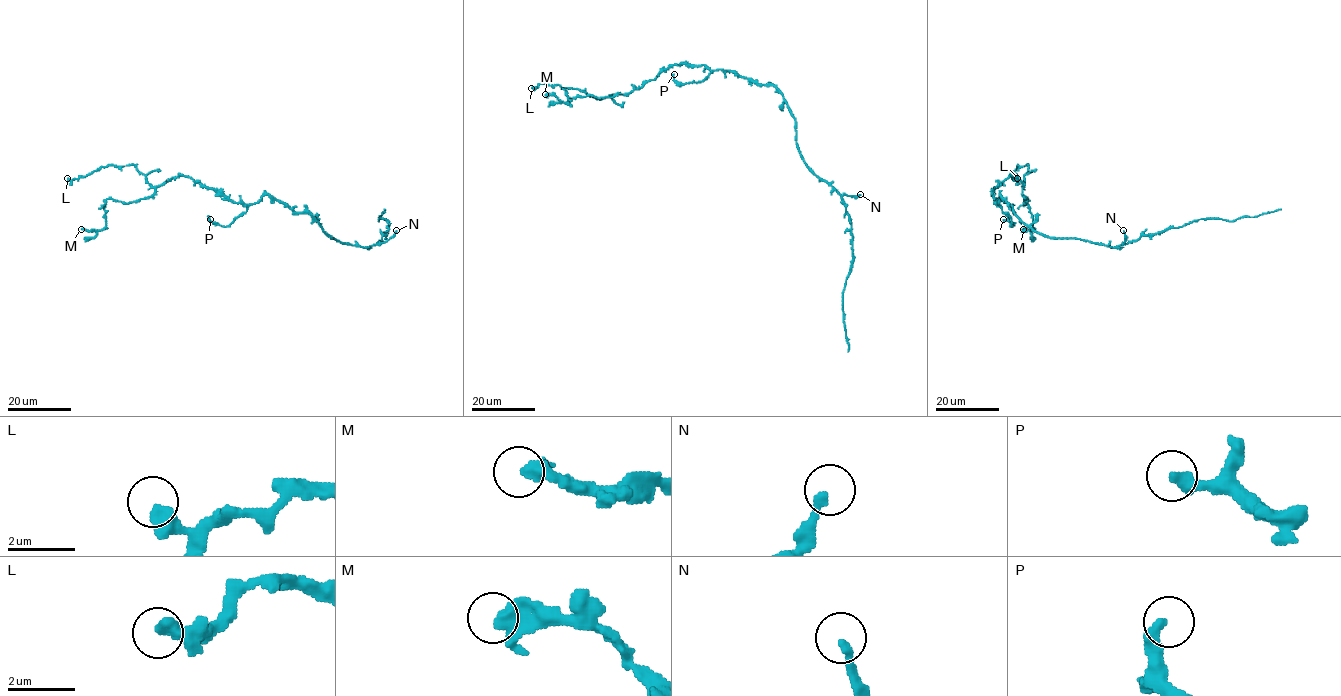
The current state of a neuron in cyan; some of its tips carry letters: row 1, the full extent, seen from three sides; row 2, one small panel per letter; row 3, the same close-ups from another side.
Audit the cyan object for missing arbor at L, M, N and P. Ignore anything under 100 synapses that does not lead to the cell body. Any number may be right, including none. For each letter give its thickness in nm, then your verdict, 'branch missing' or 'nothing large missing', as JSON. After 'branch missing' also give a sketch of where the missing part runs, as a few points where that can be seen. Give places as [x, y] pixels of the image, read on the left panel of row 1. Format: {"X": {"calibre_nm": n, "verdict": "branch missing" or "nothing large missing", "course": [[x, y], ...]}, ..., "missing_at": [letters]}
{"L": {"calibre_nm": 440, "verdict": "nothing large missing"}, "M": {"calibre_nm": 360, "verdict": "nothing large missing"}, "N": {"calibre_nm": 240, "verdict": "nothing large missing"}, "P": {"calibre_nm": 400, "verdict": "nothing large missing"}, "missing_at": []}

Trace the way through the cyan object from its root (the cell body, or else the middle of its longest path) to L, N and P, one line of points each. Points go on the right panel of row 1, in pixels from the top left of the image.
L: (1018, 217), (1000, 195), (999, 204), (993, 198), (1010, 176), (1023, 186), (1027, 165), (1017, 166), (1017, 178)
N: (1018, 217), (1046, 236), (1078, 238), (1110, 247), (1124, 244), (1123, 230)
P: (1018, 217), (999, 195), (999, 204), (1010, 217), (1012, 226), (1008, 220), (1003, 219)

